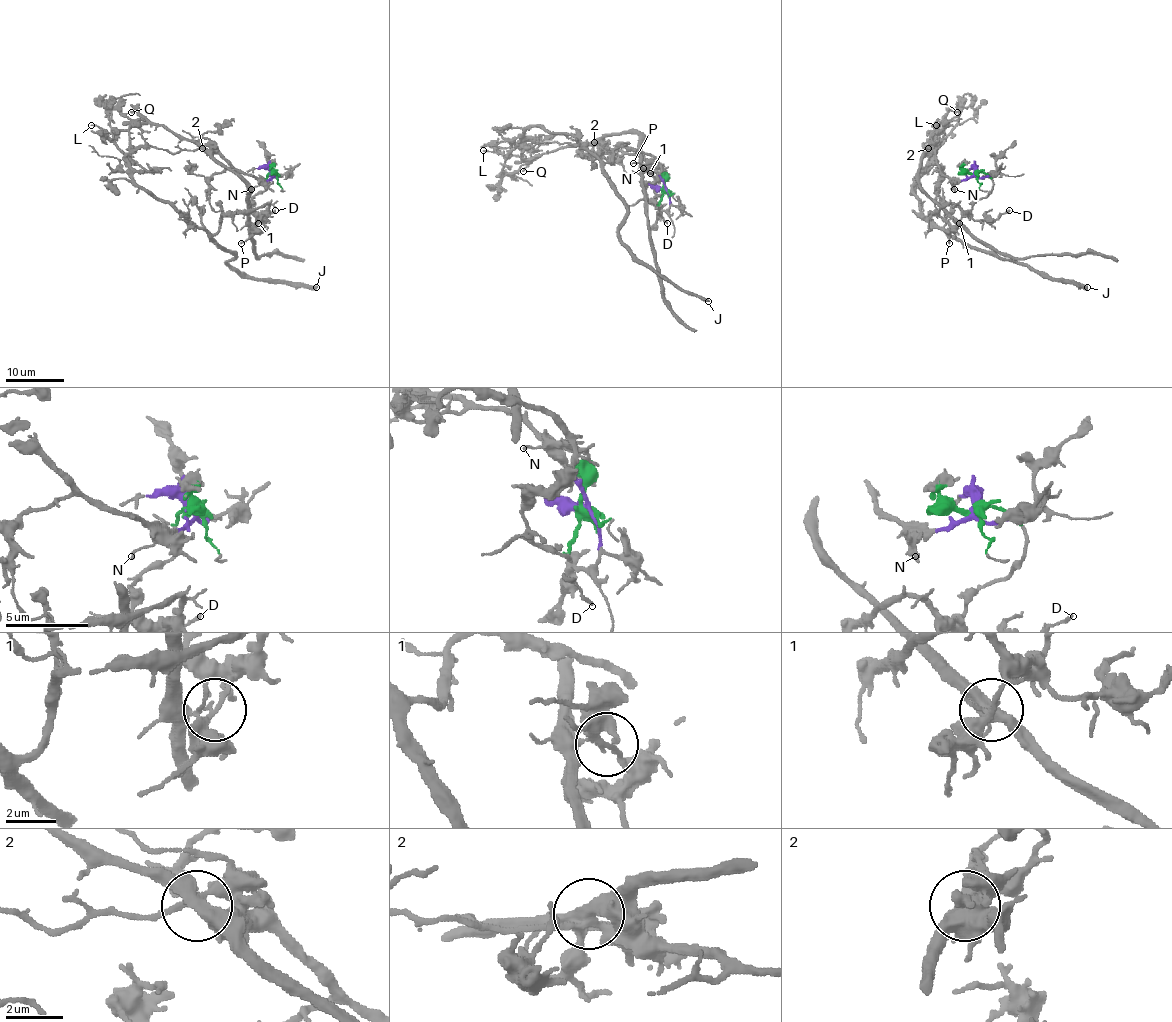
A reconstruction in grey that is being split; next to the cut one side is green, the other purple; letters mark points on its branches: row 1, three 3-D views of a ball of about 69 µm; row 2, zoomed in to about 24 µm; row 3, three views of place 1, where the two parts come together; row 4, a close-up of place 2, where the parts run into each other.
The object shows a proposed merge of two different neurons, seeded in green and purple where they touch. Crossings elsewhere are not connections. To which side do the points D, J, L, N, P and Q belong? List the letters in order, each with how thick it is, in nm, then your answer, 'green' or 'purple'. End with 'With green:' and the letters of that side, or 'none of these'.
D: 200 nm | green
J: 440 nm | green
L: 140 nm | green
N: 140 nm | purple
P: 150 nm | green
Q: 160 nm | purple
With green: D, J, L, P

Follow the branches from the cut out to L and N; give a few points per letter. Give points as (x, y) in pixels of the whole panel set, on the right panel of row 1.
L: (976, 173), (992, 190), (967, 213), (947, 204), (934, 214), (948, 233), (921, 211), (912, 185), (937, 125)
N: (976, 172), (959, 179), (954, 190)

